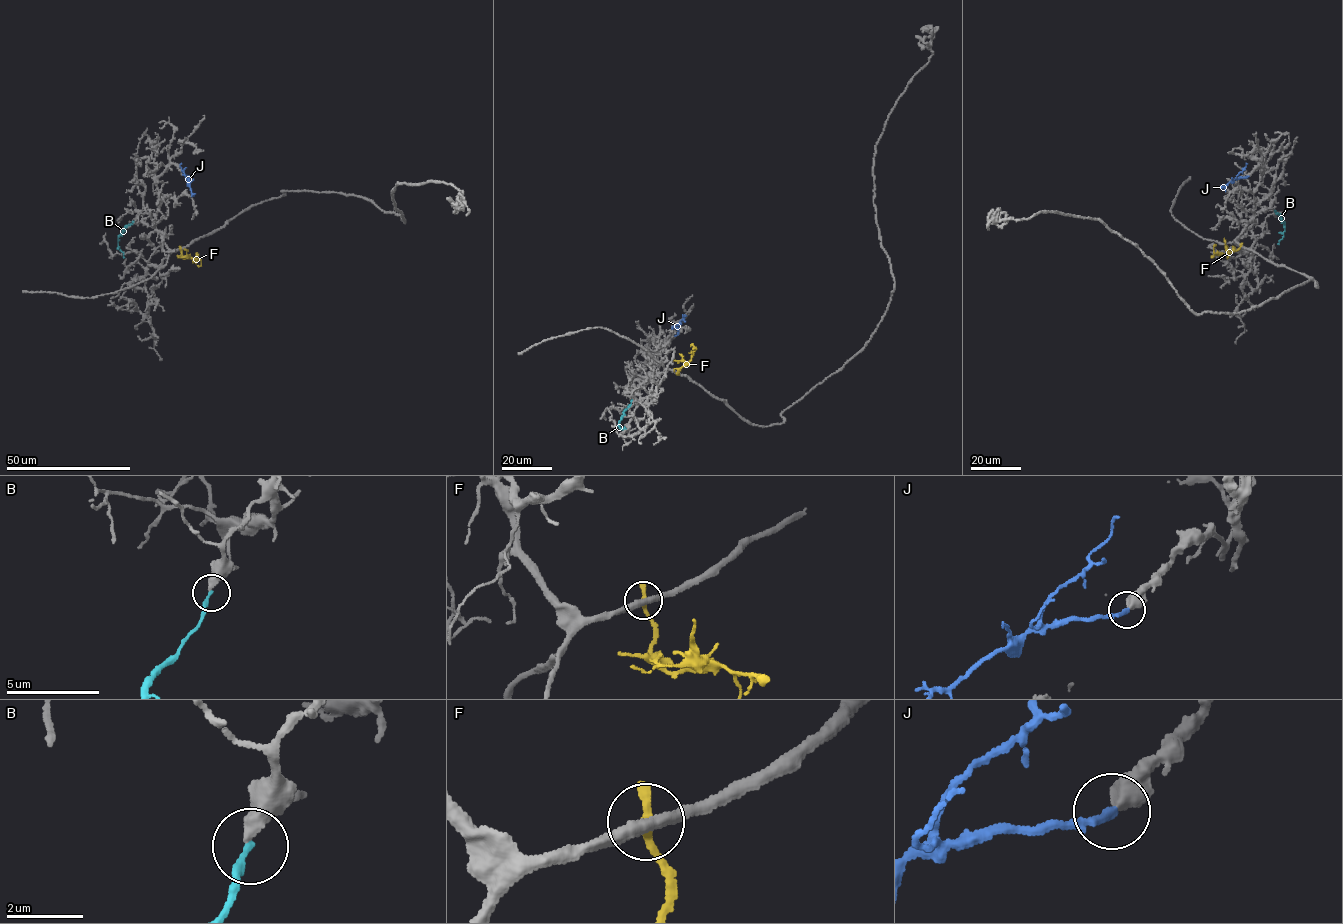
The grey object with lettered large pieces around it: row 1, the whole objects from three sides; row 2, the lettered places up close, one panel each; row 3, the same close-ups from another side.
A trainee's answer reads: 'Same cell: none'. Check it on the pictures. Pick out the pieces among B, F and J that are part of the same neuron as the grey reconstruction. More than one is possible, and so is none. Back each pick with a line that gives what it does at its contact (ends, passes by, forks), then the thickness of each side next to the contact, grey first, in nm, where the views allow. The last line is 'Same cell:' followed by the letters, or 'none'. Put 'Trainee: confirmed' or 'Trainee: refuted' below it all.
J: it ends | 550/240 nm
Same cell: J
Trainee: refuted

